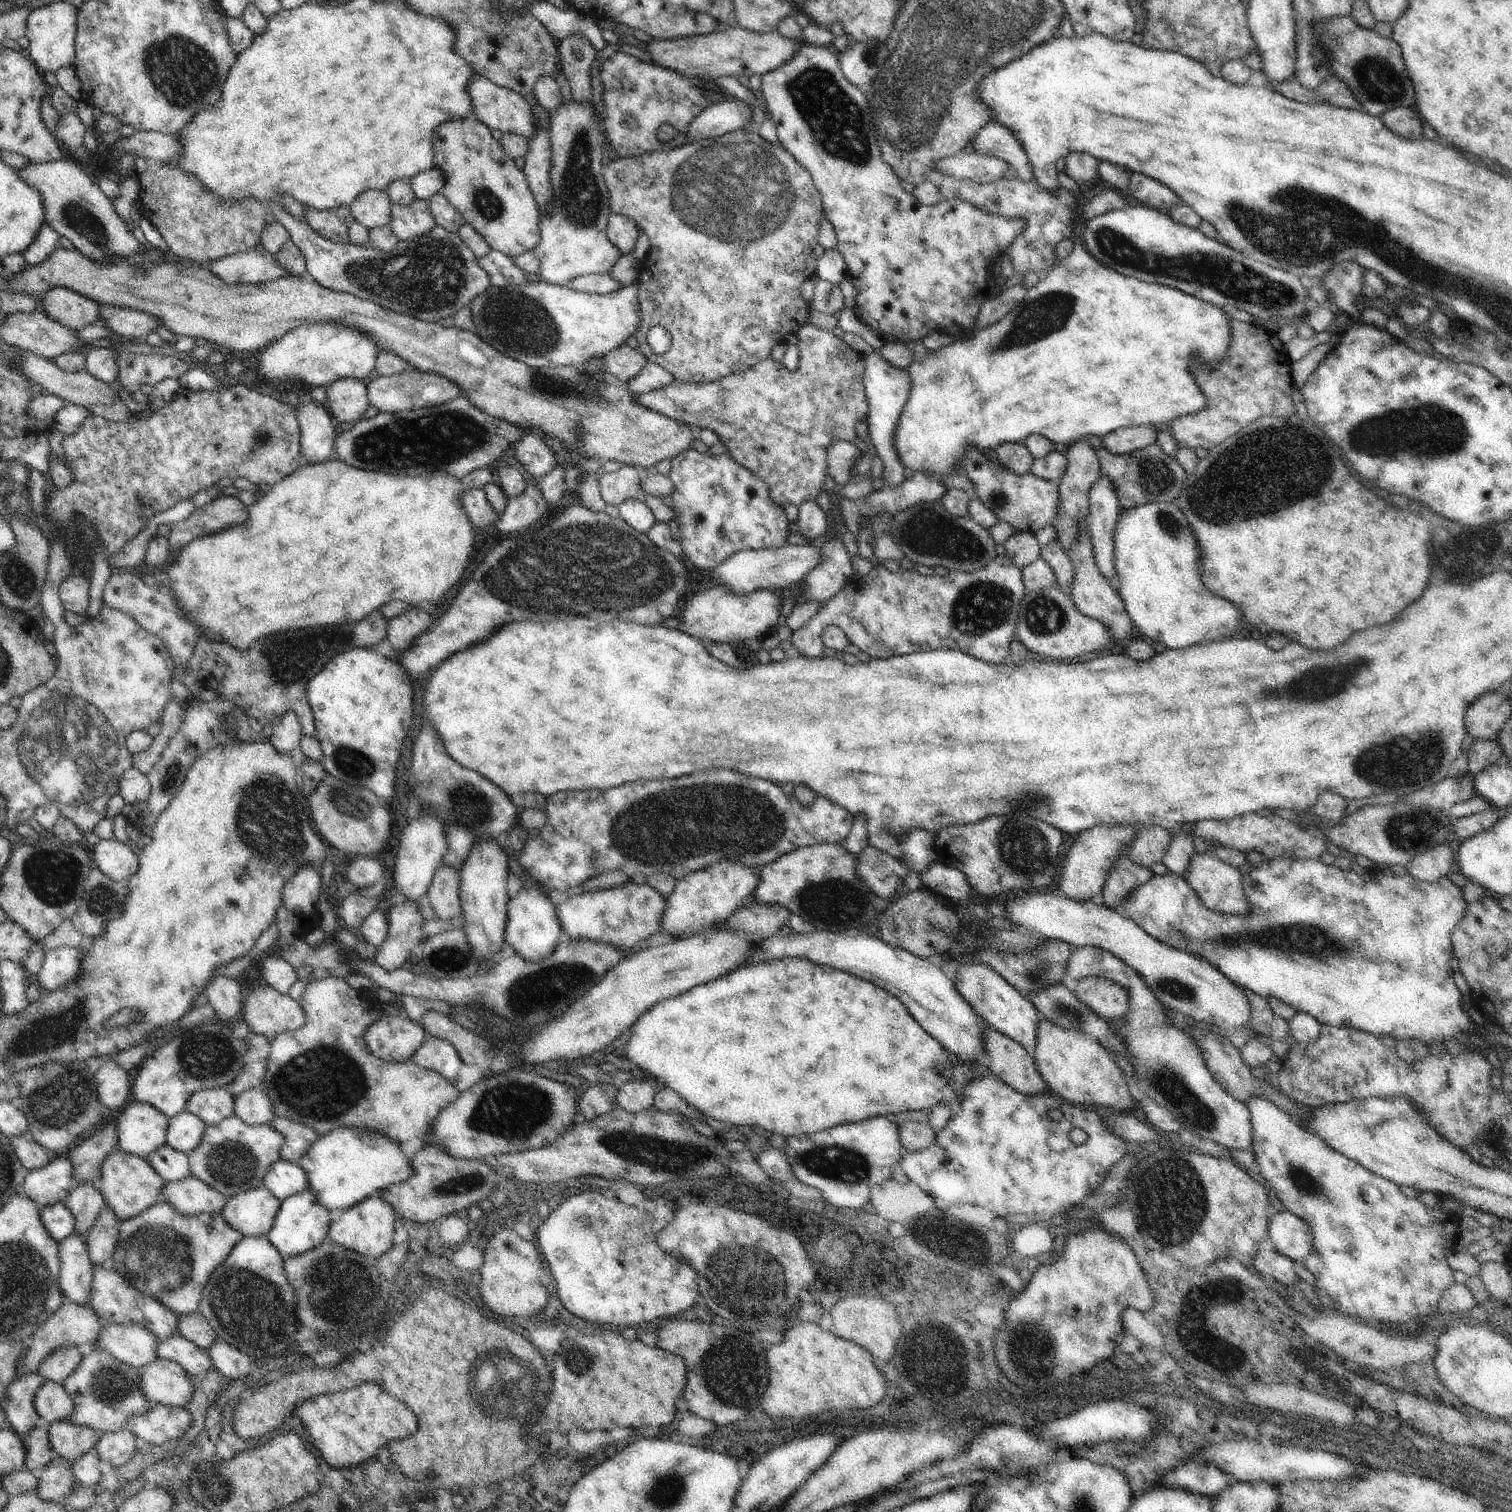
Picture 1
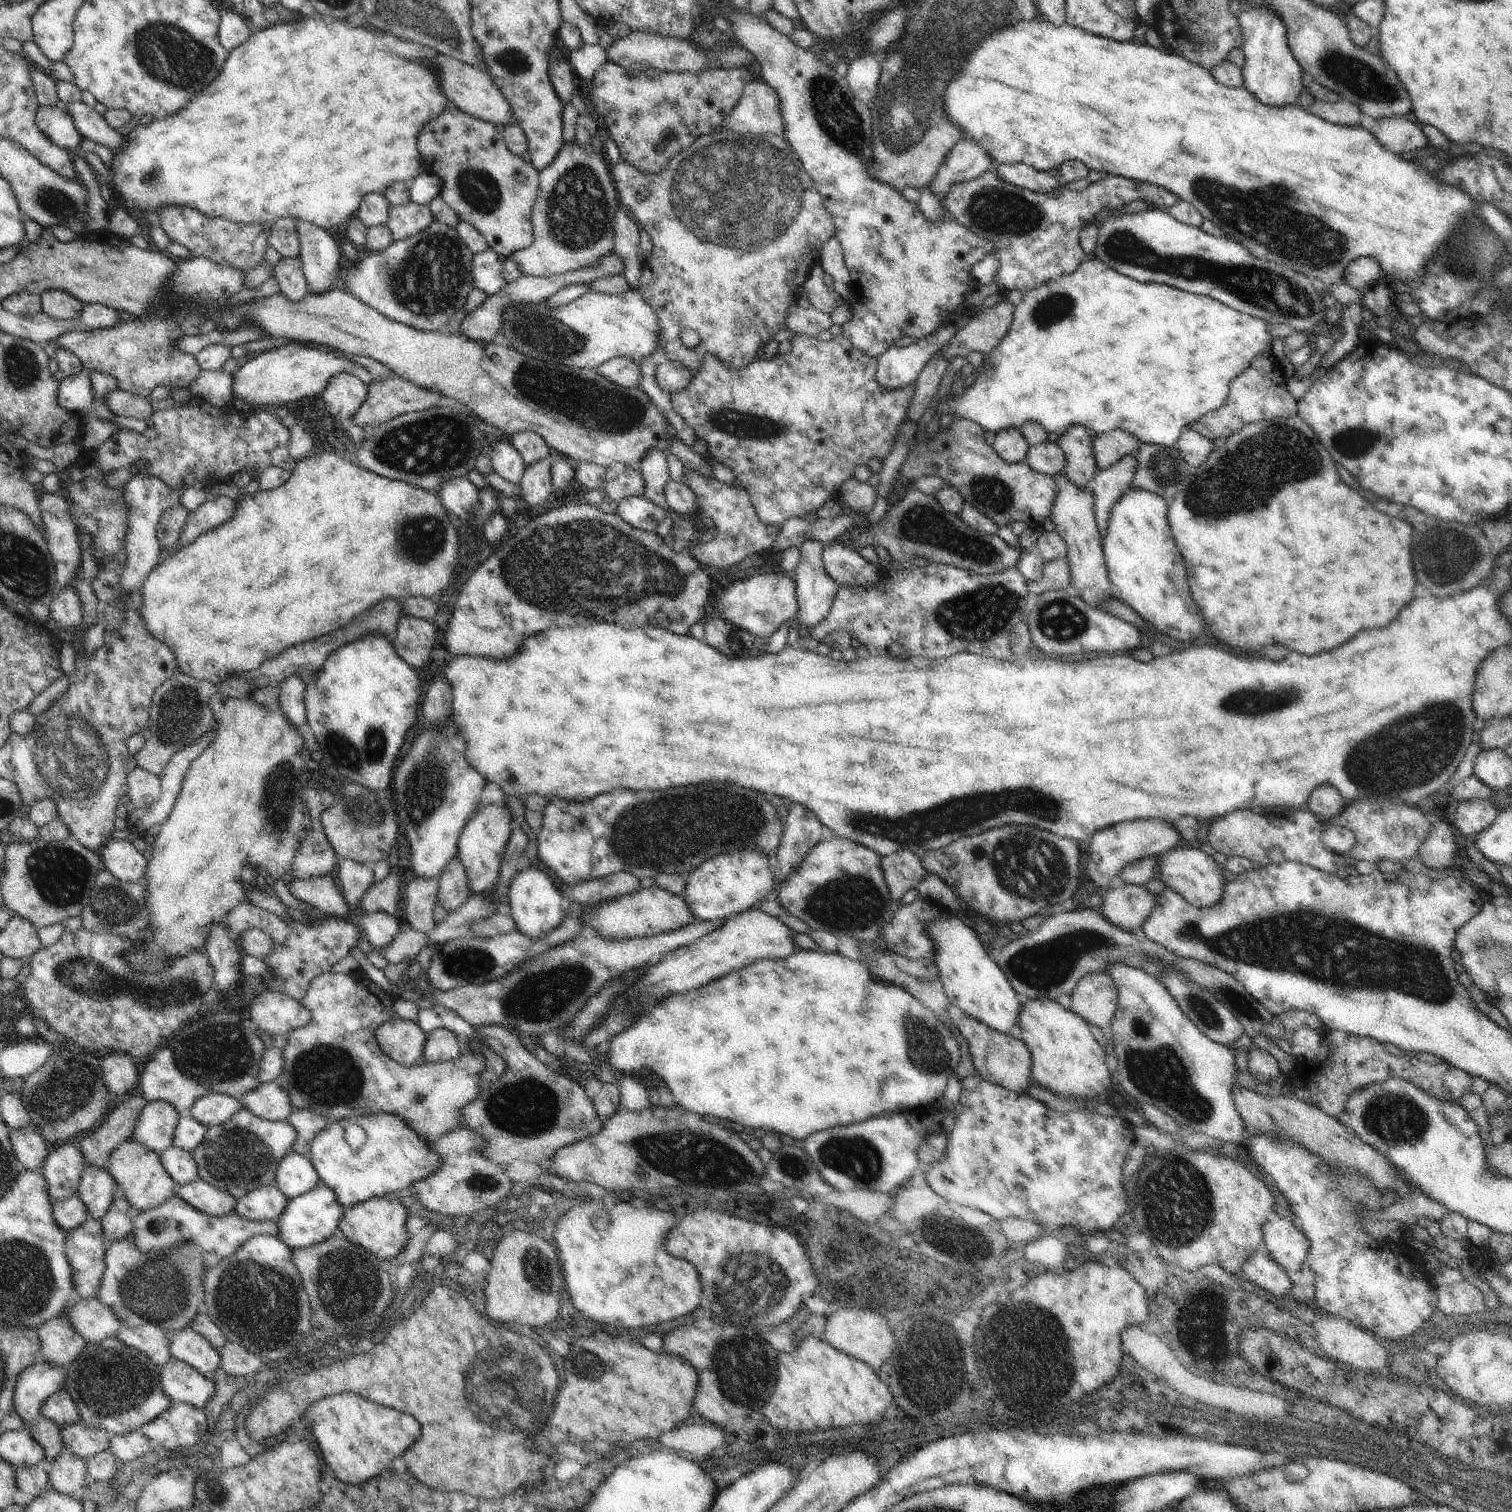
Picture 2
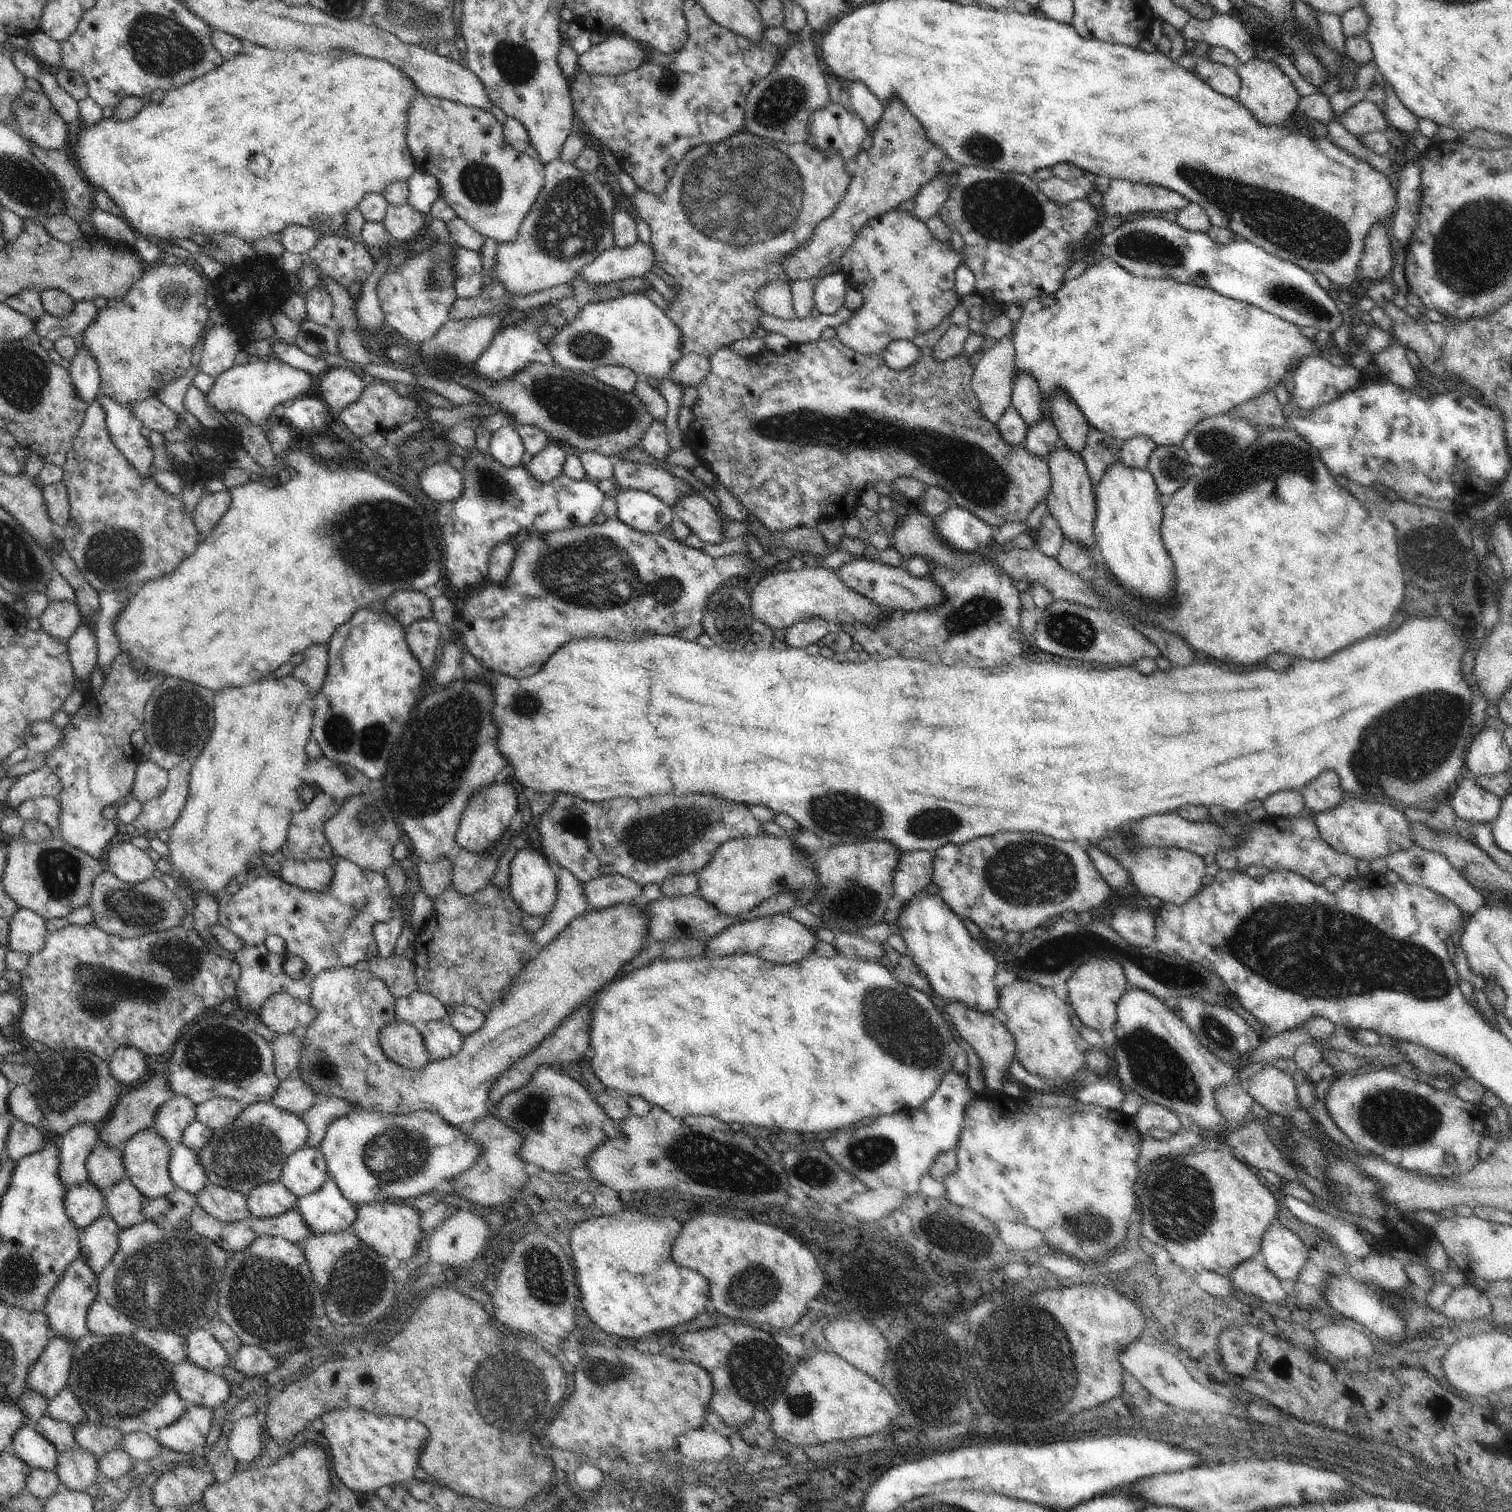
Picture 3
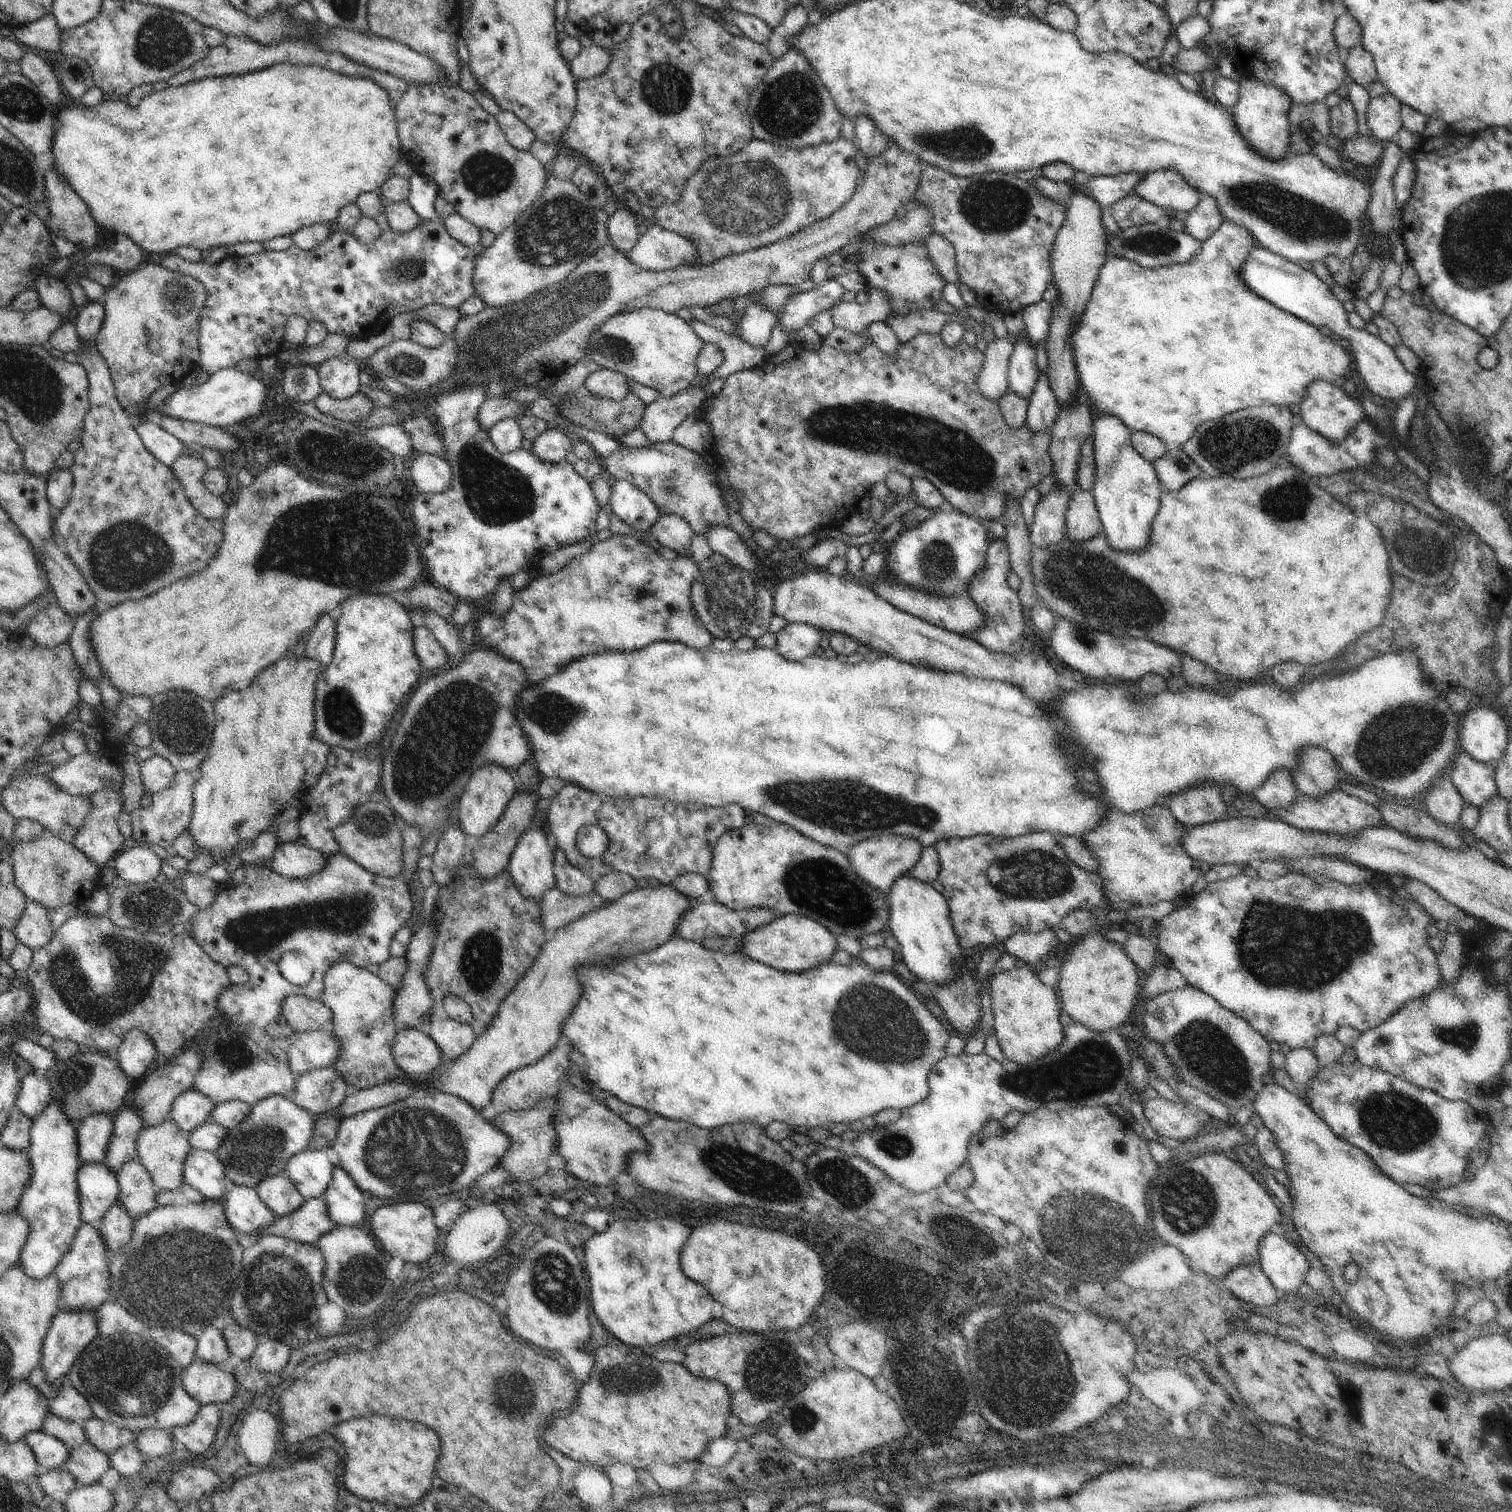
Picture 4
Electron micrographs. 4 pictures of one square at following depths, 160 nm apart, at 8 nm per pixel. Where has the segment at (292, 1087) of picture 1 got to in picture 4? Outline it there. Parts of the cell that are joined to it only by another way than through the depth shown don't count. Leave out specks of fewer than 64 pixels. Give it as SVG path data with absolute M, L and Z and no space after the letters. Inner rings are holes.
M641 884L639 888L625 894L611 905L590 912L588 916L560 928L556 932L556 936L548 944L544 944L536 964L530 968L530 972L524 976L524 980L518 982L518 986L501 1004L493 1023L483 1034L476 1037L474 1044L466 1054L455 1061L444 1062L442 1067L428 1075L429 1086L424 1092L442 1091L457 1096L468 1102L475 1111L481 1112L482 1108L491 1102L492 1093L503 1078L516 1069L534 1064L555 1048L555 1044L560 1038L562 1022L568 1018L568 1014L572 1012L574 1004L578 1002L578 998L582 994L580 984L574 974L574 968L578 964L600 964L600 962L608 962L616 956L630 956L630 954L636 954L642 950L658 948L660 944L664 944L670 937L677 934L683 916L694 904L695 901L691 902L691 898L674 888L674 885L661 884L656 888L651 888ZM339 961L324 973L325 989L321 1001L332 1009L333 1020L330 1024L334 1034L341 1044L341 1053L334 1067L350 1086L351 1091L369 1089L374 1085L382 1084L400 1077L394 1074L402 1072L392 1056L392 1045L395 1041L395 1026L393 1019L393 1000L396 990L390 983L384 982L378 975L367 969L357 967L350 961Z

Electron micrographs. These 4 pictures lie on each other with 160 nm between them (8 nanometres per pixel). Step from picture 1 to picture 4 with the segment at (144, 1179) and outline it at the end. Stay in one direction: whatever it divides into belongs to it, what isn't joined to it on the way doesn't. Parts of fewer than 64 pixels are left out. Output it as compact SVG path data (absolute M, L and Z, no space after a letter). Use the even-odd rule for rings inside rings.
M167 1118L160 1124L145 1126L138 1135L137 1159L144 1165L160 1191L174 1190L183 1183L184 1161L192 1150L189 1133L182 1131L174 1121Z

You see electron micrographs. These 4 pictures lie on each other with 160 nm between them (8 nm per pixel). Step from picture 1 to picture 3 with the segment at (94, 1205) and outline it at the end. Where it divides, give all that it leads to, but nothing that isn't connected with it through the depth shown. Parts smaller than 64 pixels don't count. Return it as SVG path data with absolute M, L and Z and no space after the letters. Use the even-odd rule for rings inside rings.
M98 1142L95 1150L86 1160L87 1181L96 1186L96 1190L107 1193L126 1176L122 1164L122 1146L110 1148L106 1142Z

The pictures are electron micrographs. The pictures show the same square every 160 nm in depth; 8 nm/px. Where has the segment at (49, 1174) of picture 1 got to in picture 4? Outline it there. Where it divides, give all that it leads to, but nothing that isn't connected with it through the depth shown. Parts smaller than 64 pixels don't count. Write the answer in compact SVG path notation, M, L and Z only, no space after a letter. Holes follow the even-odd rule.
M94 1113L78 1126L79 1155L81 1164L99 1163L107 1155L115 1127L115 1114Z

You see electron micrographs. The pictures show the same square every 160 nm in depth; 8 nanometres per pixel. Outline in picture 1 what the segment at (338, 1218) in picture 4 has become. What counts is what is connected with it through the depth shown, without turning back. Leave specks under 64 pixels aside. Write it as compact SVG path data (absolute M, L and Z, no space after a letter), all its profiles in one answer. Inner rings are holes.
M306 1189L281 1201L267 1237L283 1258L287 1259L289 1256L302 1254L322 1244L327 1238L331 1222L328 1208L318 1202L316 1195L310 1189Z

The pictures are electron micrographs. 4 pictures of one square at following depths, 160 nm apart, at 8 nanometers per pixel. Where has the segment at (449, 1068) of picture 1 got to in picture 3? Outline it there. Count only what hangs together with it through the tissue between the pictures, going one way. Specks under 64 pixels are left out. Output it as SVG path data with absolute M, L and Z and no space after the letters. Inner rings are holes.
M448 1020L429 1021L422 1032L431 1061L444 1060L460 1052L465 1038Z

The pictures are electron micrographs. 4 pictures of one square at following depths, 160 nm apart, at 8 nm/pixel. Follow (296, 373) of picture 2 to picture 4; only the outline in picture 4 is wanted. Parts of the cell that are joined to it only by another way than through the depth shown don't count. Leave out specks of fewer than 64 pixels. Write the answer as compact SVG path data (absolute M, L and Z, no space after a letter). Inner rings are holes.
M236 368L222 369L209 375L209 379L201 385L193 387L179 386L170 396L167 396L156 408L148 420L158 415L174 417L178 420L202 423L209 427L235 426L262 415L264 400L267 401L268 388L262 380L254 378L248 373Z

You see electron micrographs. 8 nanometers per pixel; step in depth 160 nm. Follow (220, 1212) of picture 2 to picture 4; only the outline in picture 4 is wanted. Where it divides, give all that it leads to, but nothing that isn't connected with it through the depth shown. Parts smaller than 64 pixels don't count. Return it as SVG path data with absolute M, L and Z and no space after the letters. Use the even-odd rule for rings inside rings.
M237 1185L222 1198L225 1215L233 1228L256 1237L262 1228L277 1220L277 1216L260 1200L257 1191L246 1185Z

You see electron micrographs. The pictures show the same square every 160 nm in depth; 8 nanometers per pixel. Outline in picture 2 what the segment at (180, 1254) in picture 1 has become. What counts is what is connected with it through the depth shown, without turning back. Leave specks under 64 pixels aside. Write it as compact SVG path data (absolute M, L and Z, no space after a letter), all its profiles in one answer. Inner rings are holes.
M174 1194L160 1206L134 1213L133 1232L137 1245L142 1250L165 1250L190 1241L202 1247L203 1261L209 1270L216 1266L224 1257L236 1252L245 1242L256 1235L278 1235L279 1220L253 1221L236 1213L217 1217L206 1214L183 1198Z

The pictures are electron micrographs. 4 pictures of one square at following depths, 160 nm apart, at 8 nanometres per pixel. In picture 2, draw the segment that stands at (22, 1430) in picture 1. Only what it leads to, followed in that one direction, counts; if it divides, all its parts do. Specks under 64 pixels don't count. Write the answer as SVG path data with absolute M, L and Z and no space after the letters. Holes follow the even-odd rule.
M43 1359L22 1371L15 1386L13 1406L25 1428L39 1420L42 1405L54 1393L65 1388L66 1378L66 1367Z

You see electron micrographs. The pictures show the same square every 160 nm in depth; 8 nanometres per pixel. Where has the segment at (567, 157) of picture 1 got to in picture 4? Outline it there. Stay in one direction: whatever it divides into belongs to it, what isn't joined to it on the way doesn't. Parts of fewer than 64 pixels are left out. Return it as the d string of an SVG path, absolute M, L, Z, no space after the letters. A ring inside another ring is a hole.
M548 177L534 204L531 204L515 223L506 227L490 246L476 252L475 269L471 278L475 293L483 298L486 306L501 307L521 301L551 284L564 280L569 272L608 242L608 219L608 214L597 209L571 179Z

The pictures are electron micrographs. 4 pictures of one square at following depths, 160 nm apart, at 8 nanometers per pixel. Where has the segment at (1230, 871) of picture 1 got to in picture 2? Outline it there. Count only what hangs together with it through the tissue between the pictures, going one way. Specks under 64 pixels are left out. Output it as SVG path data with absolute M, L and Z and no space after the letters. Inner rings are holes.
M1178 846L1158 857L1155 877L1162 880L1166 889L1176 891L1195 907L1205 907L1224 898L1226 879L1224 866L1217 864L1212 856L1196 848Z

